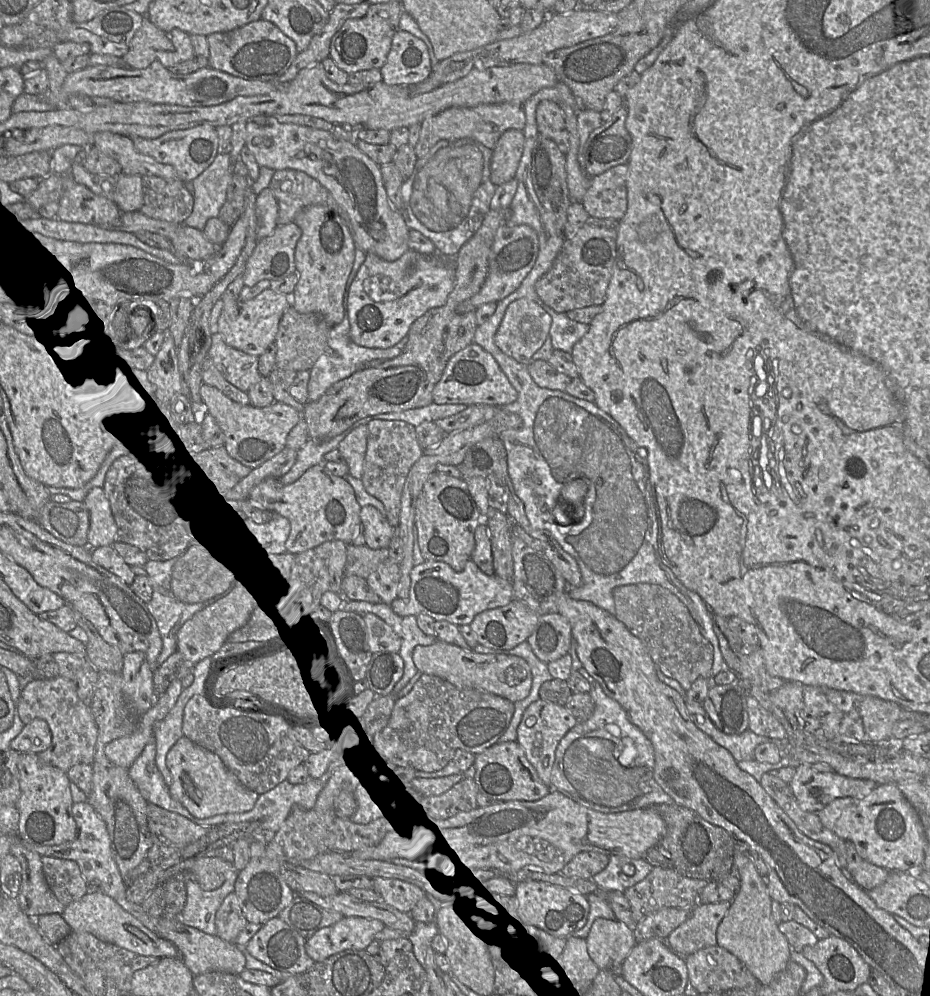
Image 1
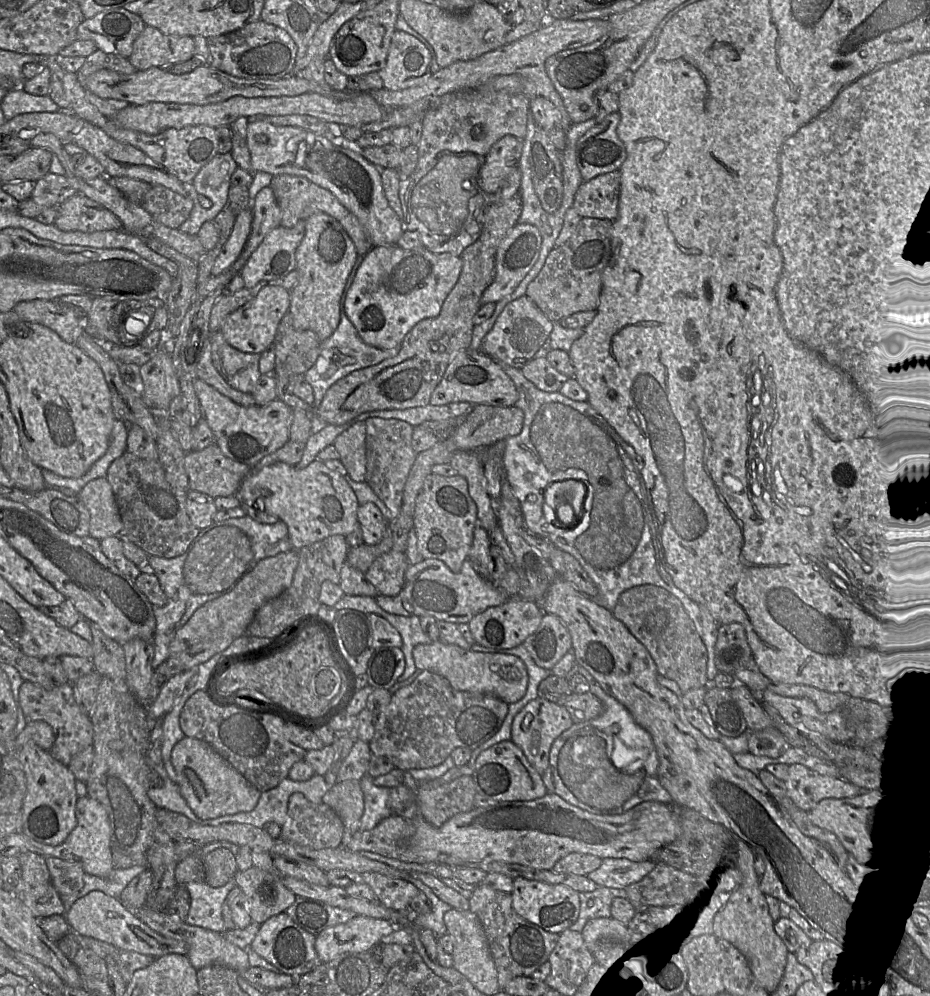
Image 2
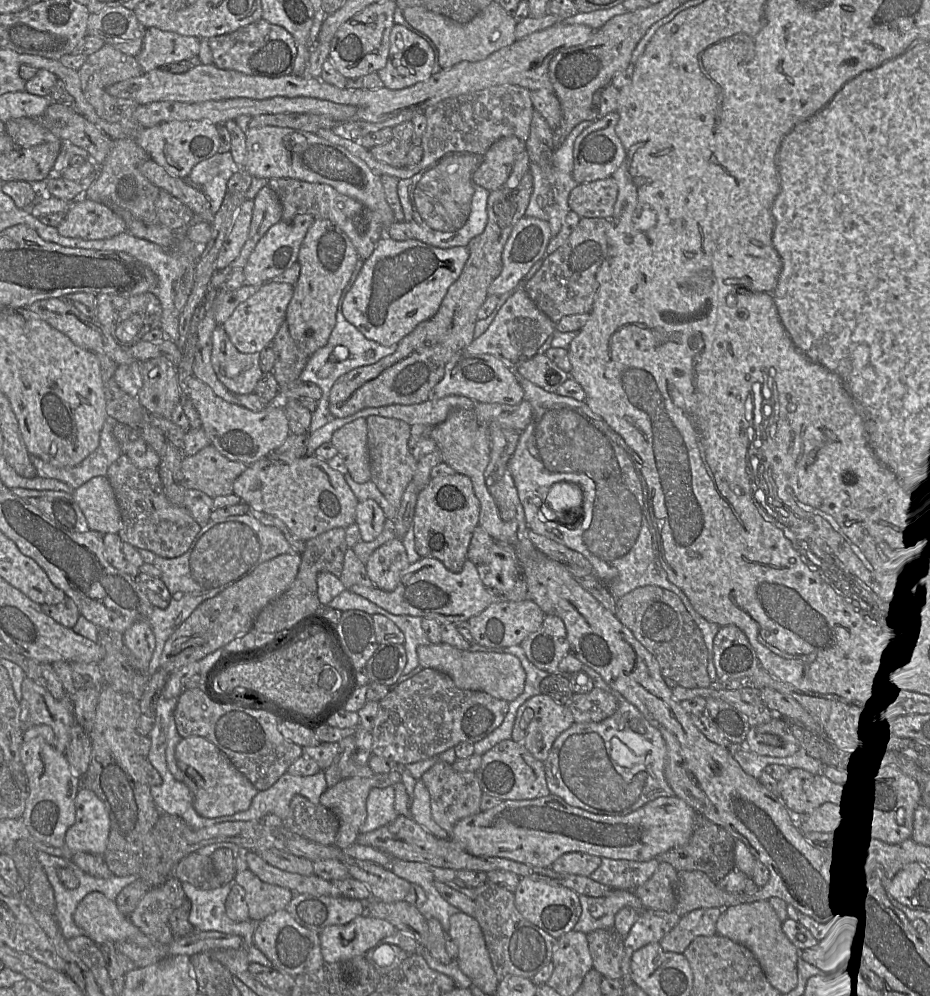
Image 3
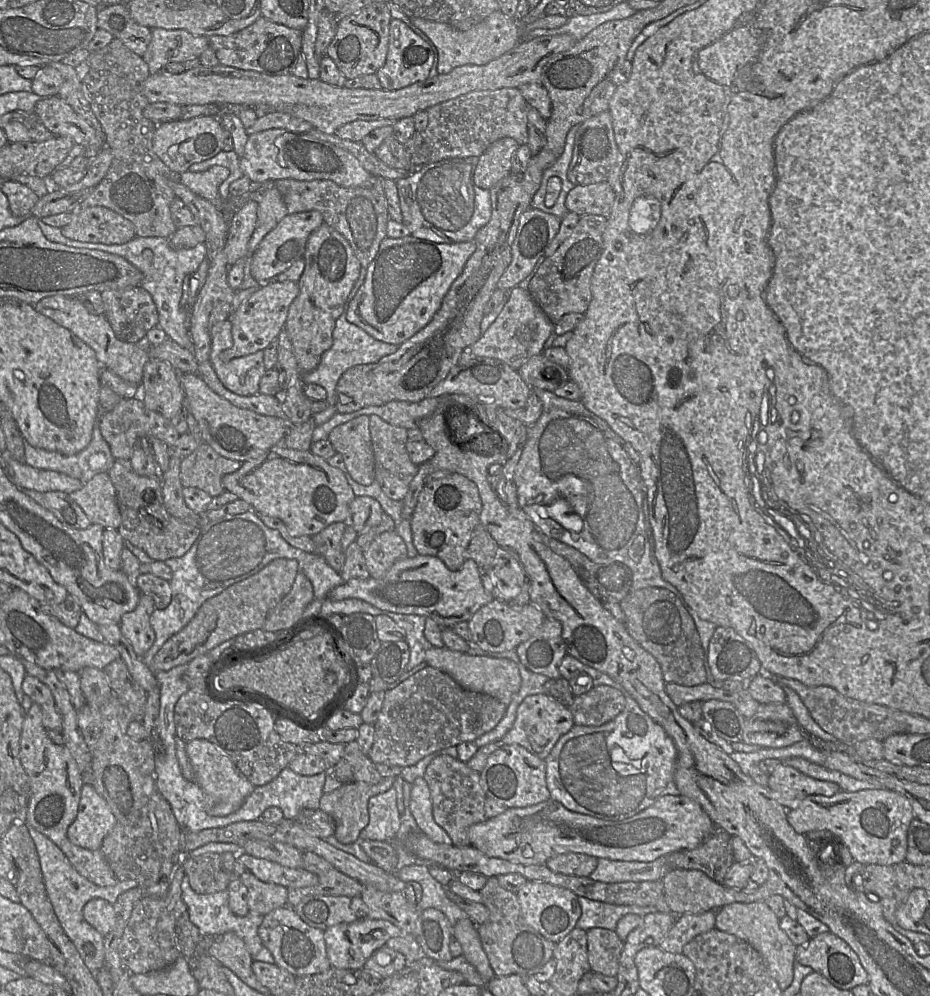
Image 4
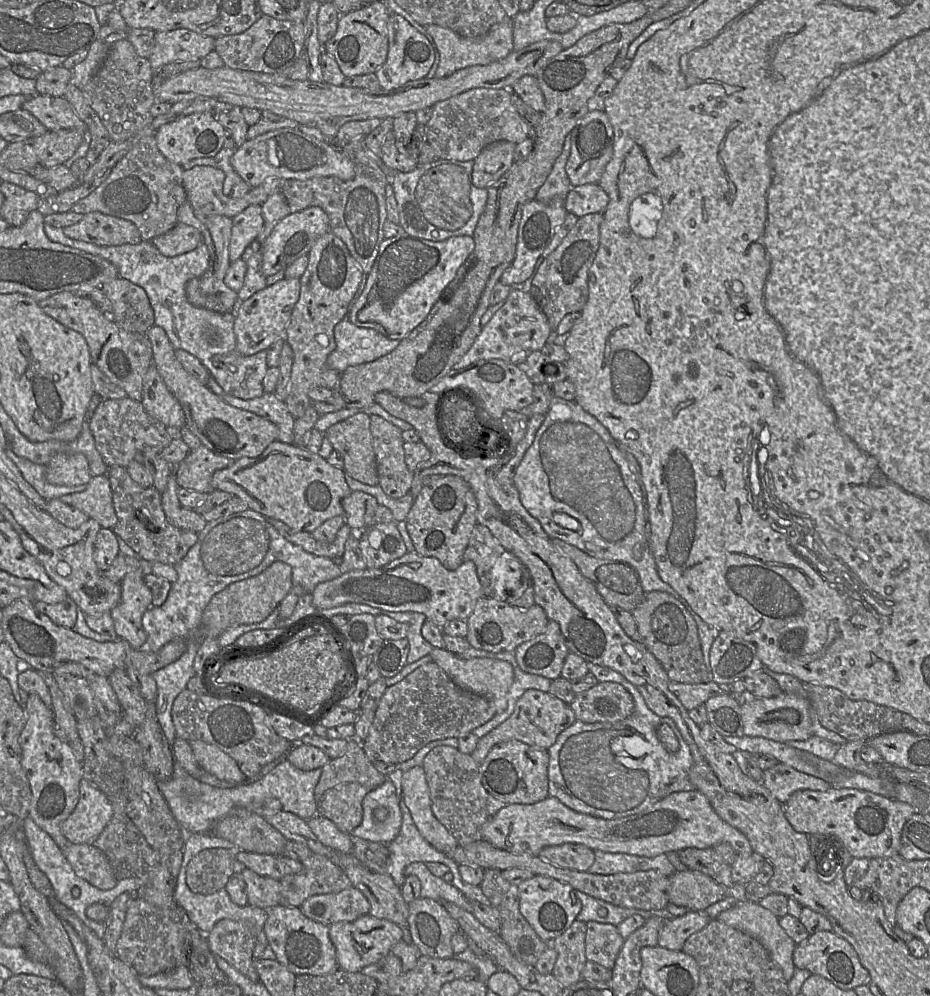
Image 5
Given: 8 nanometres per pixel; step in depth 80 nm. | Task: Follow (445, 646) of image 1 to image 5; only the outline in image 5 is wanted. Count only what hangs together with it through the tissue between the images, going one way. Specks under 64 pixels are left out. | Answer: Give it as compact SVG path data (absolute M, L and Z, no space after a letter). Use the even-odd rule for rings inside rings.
M433 647L429 655L460 688L485 697L492 703L496 714L503 713L507 708L507 693L514 681L514 672L510 663L490 658L463 659L445 648Z

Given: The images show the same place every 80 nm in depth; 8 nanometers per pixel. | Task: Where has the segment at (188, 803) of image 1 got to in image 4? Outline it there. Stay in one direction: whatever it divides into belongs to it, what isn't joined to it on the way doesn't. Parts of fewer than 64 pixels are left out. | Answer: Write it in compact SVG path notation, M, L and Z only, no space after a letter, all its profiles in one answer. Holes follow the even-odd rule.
M205 739L186 743L186 753L195 773L195 782L205 794L205 811L214 817L223 817L237 811L255 786L235 766L229 756L218 746Z

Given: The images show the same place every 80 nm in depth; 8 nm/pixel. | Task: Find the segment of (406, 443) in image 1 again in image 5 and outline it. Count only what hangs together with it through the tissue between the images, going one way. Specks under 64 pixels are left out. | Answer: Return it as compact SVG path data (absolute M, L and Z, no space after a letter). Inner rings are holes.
M373 414L370 415L370 431L376 455L376 467L379 477L378 485L386 495L392 498L401 498L410 492L414 475L405 462L405 441L402 438L402 430L382 417Z

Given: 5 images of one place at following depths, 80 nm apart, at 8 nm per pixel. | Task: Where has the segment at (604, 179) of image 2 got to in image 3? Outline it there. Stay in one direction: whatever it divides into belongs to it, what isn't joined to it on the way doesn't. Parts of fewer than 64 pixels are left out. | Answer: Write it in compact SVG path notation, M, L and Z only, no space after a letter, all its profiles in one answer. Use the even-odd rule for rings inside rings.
M613 176L579 184L569 194L568 205L580 218L610 218L618 197Z

